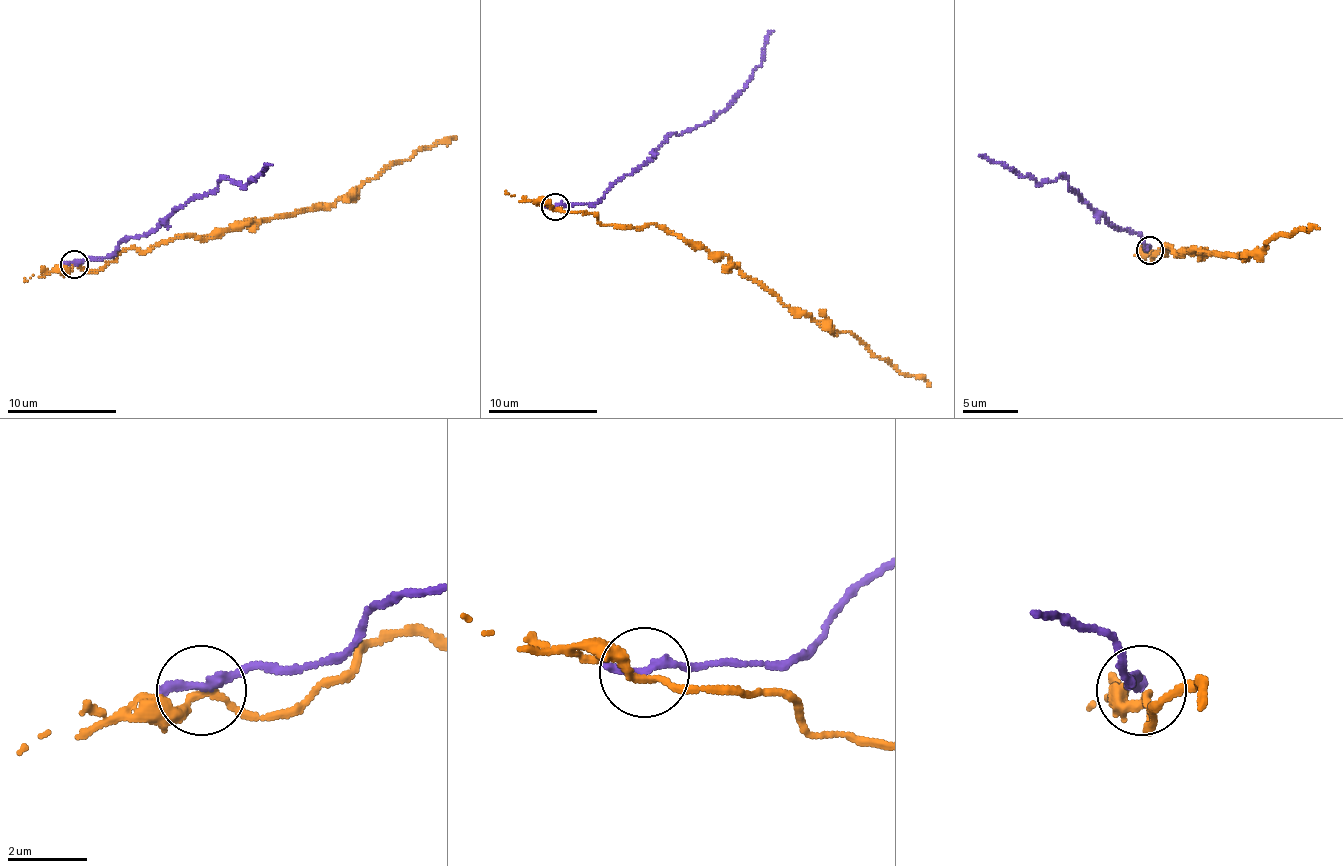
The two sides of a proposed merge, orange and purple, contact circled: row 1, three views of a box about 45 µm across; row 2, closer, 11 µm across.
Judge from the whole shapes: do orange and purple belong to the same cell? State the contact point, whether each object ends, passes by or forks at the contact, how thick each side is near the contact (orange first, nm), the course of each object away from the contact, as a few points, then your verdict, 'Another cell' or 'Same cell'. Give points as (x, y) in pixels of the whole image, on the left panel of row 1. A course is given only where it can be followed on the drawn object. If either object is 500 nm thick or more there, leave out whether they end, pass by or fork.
Place: (74, 264). At the ring orange passes by. At the ring purple ends. Thickness 180 nm (orange) against 280 nm. Course of orange: (75, 265), (102, 270), (123, 248), (150, 251), (252, 221), (332, 206), (390, 165), (456, 138). Course of purple: (75, 265), (88, 257), (108, 258), (131, 237), (147, 236), (223, 179), (243, 186), (272, 165). Same cell

